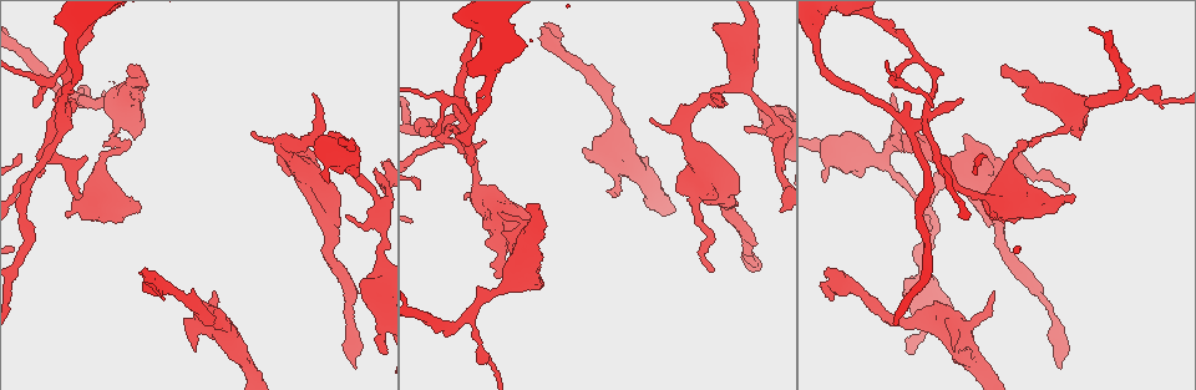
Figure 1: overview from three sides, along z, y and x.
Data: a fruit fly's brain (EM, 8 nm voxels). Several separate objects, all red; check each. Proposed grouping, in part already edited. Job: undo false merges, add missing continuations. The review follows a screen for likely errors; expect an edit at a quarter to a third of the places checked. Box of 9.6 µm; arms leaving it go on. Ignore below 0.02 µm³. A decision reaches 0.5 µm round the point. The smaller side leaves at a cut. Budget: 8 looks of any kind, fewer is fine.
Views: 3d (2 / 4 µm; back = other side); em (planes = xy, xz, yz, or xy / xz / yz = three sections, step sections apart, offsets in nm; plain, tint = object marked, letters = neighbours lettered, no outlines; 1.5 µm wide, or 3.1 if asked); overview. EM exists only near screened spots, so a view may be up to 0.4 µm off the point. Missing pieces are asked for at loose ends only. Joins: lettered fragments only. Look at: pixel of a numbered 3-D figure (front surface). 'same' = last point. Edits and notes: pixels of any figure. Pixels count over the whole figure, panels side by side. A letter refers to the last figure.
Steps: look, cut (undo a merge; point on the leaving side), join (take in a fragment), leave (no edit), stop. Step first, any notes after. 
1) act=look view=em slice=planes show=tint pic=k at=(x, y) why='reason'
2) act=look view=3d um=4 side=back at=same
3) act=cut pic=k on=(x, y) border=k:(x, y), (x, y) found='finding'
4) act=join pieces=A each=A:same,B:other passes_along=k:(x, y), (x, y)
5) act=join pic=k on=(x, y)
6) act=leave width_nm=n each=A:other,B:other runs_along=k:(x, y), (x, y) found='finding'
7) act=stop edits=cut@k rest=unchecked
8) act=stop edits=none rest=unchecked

act=look view=3d um=4 pic=1 at=(81, 90) why='thin neck'

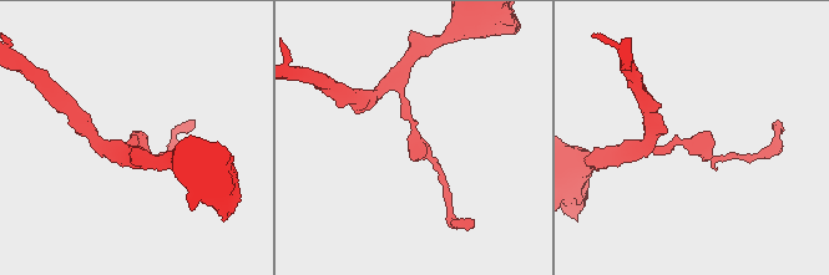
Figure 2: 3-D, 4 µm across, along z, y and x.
act=look view=em slice=planes show=letters pic=2 at=(412, 129)

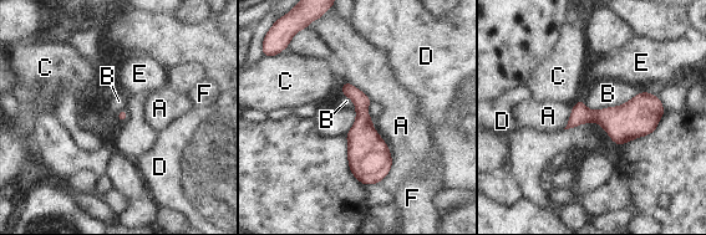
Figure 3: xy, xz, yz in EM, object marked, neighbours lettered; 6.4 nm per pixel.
act=leave width_nm=70 each=A:other,B:other,C:other,D:other,E:other,F:other border=3:(645, 90), (616, 106), (584, 103) found='all the same cell'

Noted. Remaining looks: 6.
act=look view=em slice=planes show=letters pic=1 at=(473, 165)

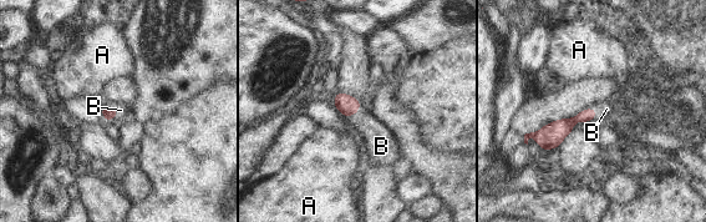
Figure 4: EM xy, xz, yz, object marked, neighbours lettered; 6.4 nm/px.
act=join pic=4 on=(379, 140) width_nm=80 each=A:other,B:same passes_along=4:(348, 105), (354, 114), (379, 140) found='the cell continues'

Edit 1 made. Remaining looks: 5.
act=look view=em slice=yz step=4 show=tint pic=1 at=(1069, 190) why='thin end'

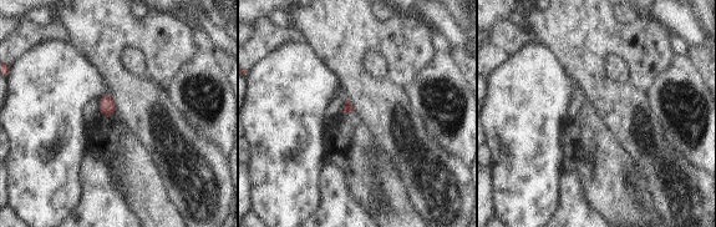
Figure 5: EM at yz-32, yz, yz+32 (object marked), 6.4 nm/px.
act=look view=em slice=planes show=letters at=same

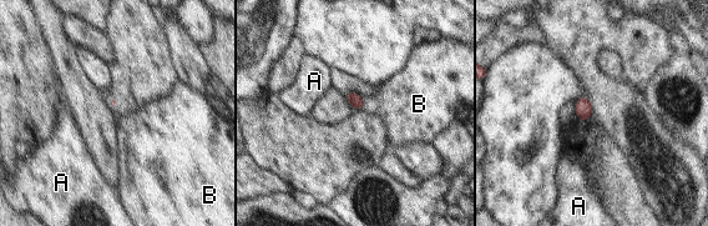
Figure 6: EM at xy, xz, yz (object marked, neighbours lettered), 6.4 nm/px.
act=leave each=A:other,B:other border=6:(363, 100), (364, 108) found='no lettered fragment goes on from it'

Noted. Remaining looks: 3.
act=stop edits=join@4 rest=unchecked

